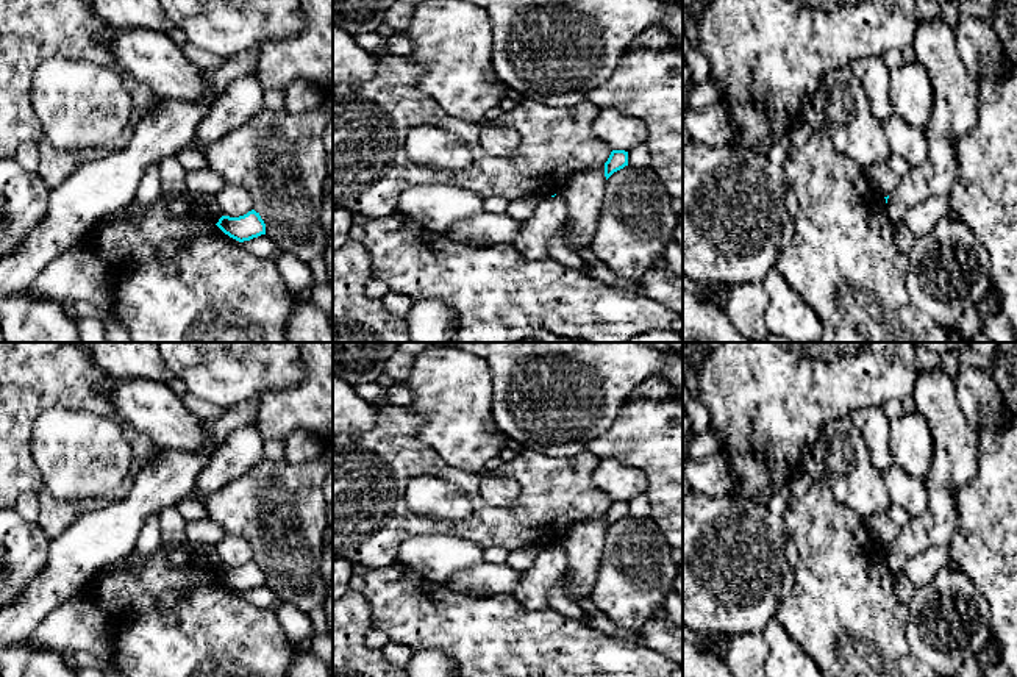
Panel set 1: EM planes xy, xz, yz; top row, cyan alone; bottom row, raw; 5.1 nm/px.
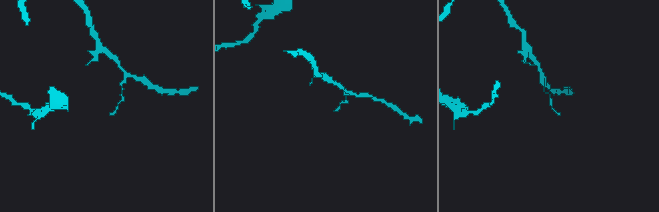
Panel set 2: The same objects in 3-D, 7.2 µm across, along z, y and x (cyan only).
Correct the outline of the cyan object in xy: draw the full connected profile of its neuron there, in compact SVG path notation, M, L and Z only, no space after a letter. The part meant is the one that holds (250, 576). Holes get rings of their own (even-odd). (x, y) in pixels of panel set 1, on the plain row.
M255 560L239 568L222 566L216 575L239 593L266 585L266 574Z

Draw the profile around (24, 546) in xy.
M14 507L0 510L0 608L19 597L28 578L42 572L50 541L39 522L25 521Z

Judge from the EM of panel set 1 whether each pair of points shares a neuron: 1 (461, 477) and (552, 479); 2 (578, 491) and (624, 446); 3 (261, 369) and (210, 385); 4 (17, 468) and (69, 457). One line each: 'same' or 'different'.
1: same
2: different
3: same
4: different

